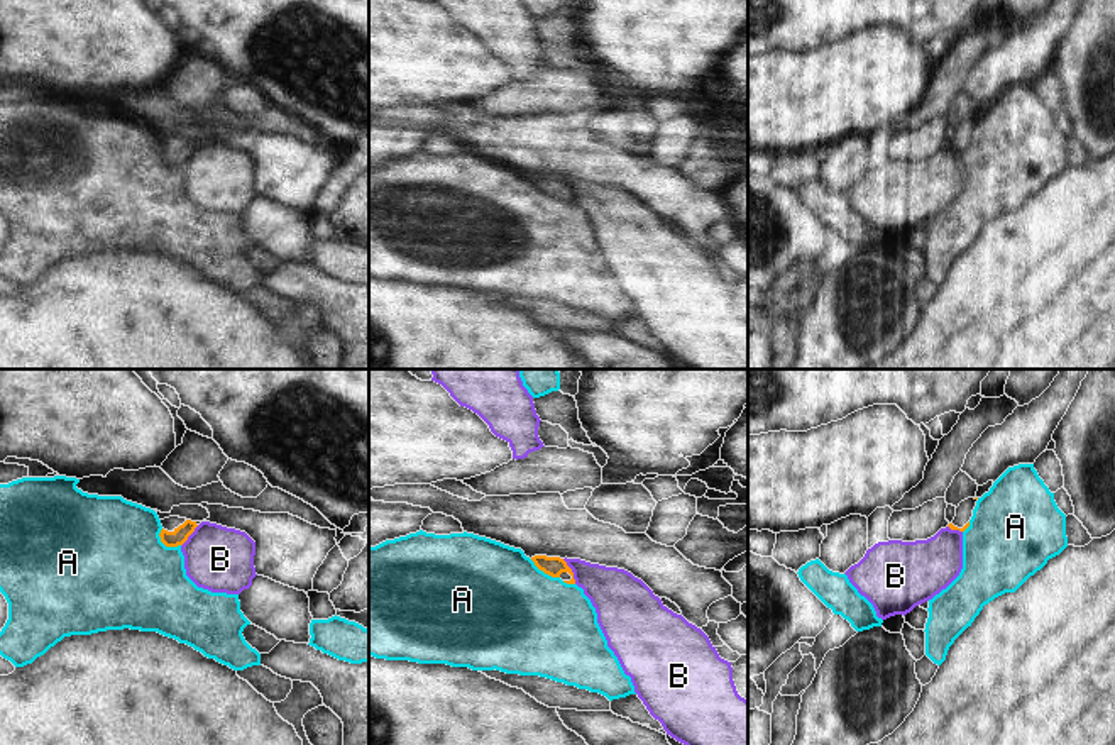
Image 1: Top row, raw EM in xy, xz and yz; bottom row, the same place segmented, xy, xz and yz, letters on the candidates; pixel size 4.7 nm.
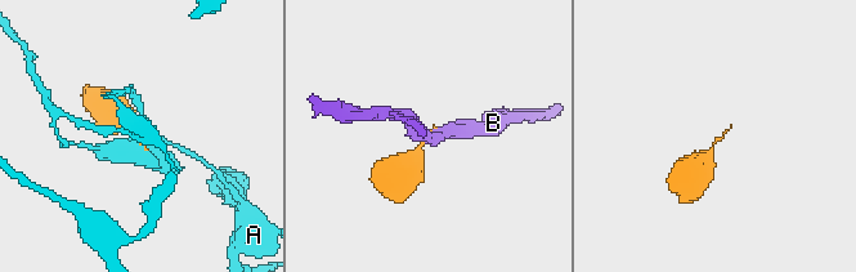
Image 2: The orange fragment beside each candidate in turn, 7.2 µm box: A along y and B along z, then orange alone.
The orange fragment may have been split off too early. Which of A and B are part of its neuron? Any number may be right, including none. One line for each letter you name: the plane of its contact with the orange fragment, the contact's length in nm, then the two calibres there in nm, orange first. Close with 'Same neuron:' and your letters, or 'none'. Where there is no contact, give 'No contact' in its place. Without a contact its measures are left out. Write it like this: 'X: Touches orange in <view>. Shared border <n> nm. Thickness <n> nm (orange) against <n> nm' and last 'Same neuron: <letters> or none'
Same neuron: none.

